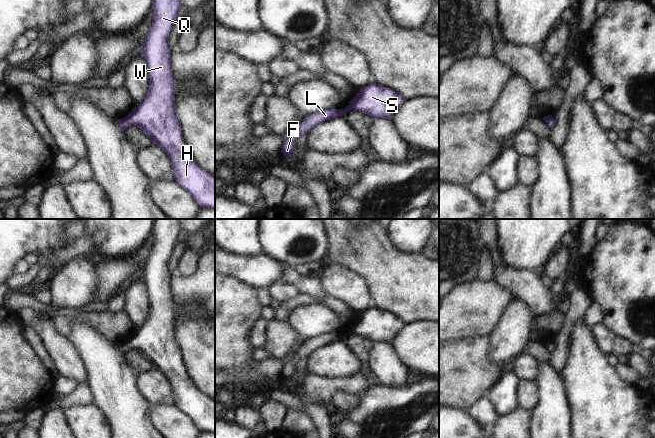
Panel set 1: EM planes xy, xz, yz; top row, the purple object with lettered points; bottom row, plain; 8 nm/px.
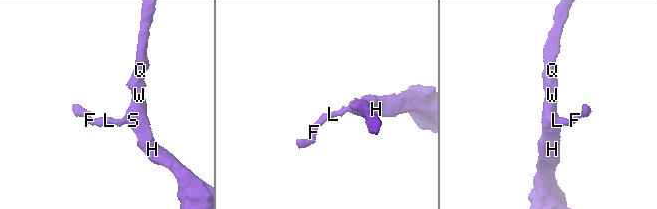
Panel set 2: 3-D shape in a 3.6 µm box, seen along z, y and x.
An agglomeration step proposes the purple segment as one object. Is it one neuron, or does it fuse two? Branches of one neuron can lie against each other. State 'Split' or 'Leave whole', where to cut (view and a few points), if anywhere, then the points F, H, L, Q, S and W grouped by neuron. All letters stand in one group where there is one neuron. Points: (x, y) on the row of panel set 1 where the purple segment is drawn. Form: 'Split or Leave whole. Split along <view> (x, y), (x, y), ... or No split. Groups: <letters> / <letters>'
Leave whole. No split. Groups: F H L Q S W

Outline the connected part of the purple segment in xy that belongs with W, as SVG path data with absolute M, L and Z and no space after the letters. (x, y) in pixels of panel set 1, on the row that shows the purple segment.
M154 0L151 11L153 20L149 32L139 48L139 53L147 63L148 93L140 105L134 107L126 117L118 119L116 122L123 132L130 125L141 129L169 157L176 183L184 188L201 208L215 210L215 176L199 167L190 155L175 113L177 86L171 69L170 55L172 51L167 44L167 38L172 24L181 15L181 1Z

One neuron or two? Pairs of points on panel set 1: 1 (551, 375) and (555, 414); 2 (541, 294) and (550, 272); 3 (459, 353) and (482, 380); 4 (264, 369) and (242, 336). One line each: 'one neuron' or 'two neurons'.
1: one neuron
2: two neurons
3: one neuron
4: two neurons

